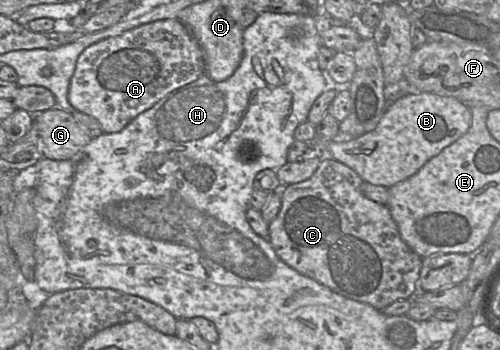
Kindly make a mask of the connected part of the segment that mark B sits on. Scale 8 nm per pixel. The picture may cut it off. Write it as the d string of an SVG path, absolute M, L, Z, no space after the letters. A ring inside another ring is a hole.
M406 89L390 102L374 130L348 141L333 140L325 152L354 170L364 182L390 188L417 173L471 126L470 107L453 97Z

